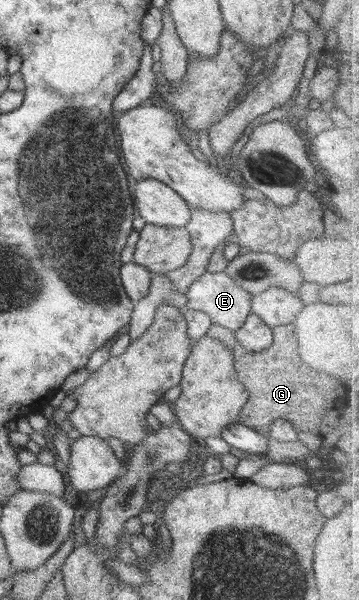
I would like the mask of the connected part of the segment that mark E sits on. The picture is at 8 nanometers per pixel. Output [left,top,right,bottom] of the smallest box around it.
[181,272,253,332]

